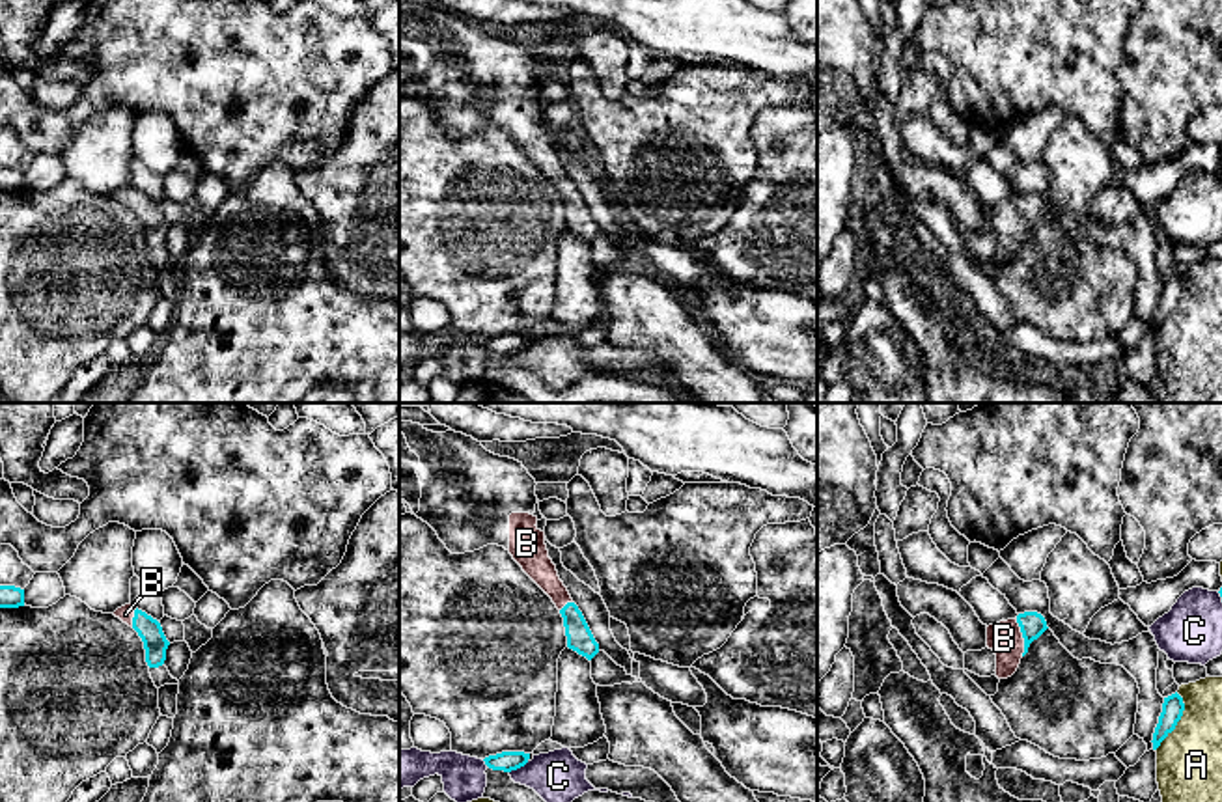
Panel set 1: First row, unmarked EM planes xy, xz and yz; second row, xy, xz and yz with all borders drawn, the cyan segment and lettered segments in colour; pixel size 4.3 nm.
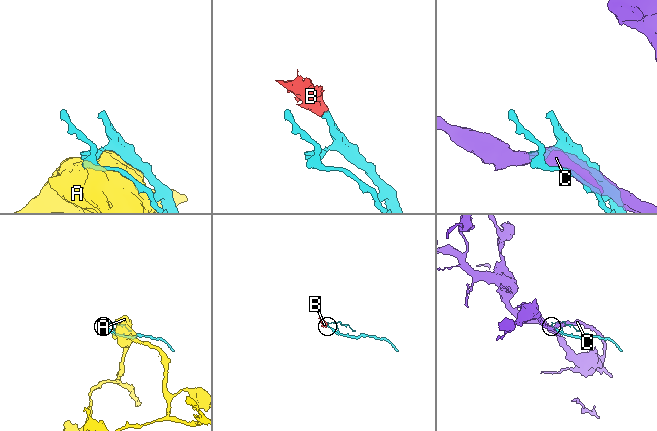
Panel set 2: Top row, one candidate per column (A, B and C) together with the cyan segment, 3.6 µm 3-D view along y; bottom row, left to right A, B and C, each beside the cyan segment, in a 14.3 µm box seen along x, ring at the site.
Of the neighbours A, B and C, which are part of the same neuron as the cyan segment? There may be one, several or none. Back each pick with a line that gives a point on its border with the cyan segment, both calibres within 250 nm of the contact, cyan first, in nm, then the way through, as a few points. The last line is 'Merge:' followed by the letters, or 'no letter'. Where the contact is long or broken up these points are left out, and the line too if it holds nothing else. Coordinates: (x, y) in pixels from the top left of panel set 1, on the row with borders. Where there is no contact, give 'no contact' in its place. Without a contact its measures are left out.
B: contact yz (1023, 636); calibres 110 and 150 nm; way yz (1032, 625), (1023, 636), (1004, 638)
Merge: B

